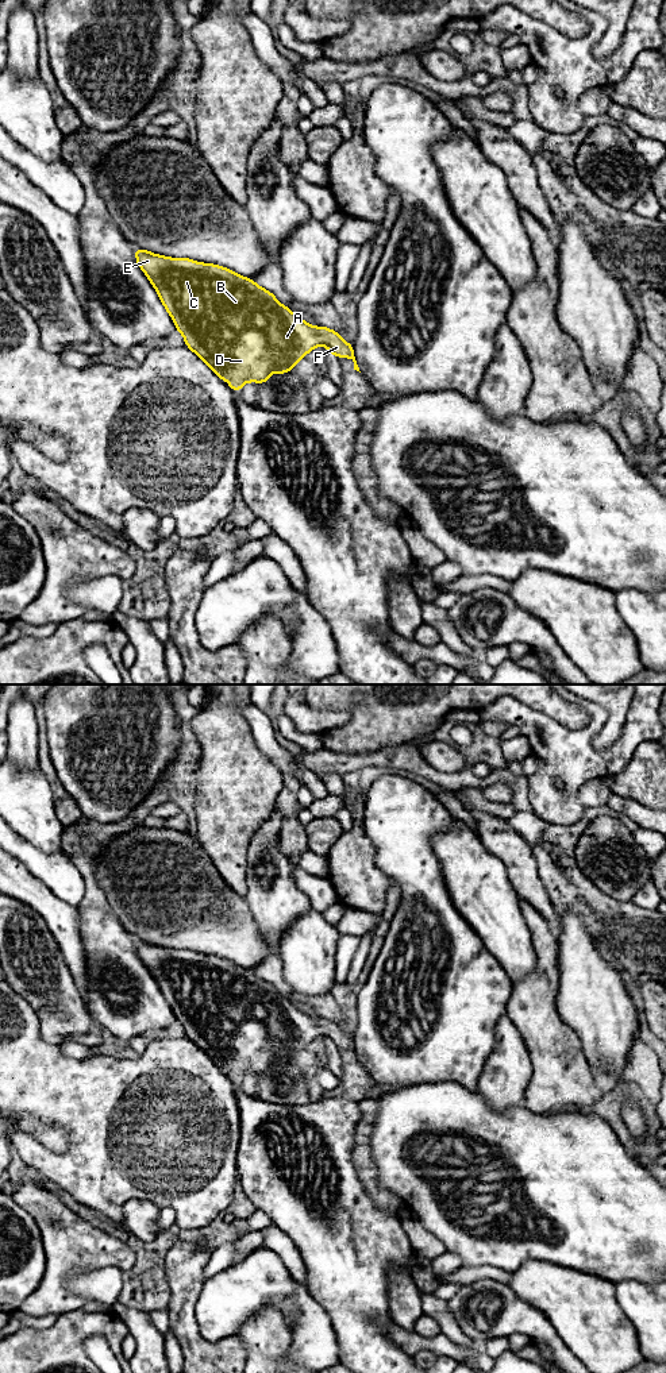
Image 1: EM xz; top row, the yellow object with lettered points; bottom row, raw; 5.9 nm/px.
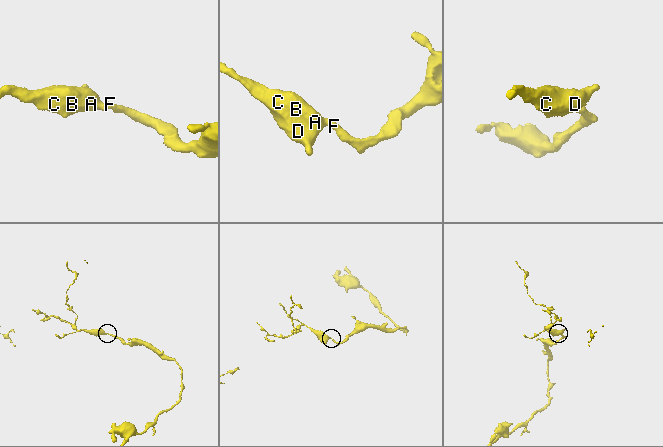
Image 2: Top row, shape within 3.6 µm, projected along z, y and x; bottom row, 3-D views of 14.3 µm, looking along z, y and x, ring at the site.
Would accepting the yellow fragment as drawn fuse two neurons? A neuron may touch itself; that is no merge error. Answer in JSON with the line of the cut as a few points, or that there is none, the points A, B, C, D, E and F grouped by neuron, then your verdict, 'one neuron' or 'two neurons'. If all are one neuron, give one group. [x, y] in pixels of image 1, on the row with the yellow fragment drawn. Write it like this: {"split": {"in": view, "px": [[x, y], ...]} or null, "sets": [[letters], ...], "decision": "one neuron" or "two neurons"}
{"split": null, "sets": [["A", "B", "C", "D", "E", "F"]], "decision": "one neuron"}

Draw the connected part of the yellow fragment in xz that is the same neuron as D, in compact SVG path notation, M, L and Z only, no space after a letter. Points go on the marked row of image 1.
M136 247L135 258L182 333L186 347L220 379L227 381L234 392L239 392L246 382L265 383L274 371L292 371L317 346L327 347L338 358L351 358L354 370L359 371L353 344L344 342L340 333L309 325L253 279L223 266L168 258Z

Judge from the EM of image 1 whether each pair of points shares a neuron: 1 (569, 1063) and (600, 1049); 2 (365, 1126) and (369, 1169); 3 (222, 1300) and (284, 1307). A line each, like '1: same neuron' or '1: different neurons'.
1: different neurons
2: same neuron
3: same neuron

